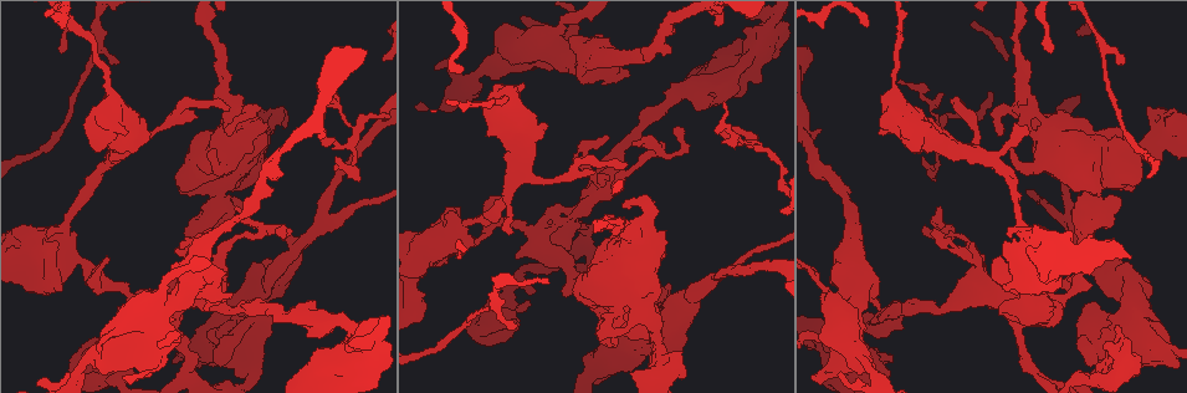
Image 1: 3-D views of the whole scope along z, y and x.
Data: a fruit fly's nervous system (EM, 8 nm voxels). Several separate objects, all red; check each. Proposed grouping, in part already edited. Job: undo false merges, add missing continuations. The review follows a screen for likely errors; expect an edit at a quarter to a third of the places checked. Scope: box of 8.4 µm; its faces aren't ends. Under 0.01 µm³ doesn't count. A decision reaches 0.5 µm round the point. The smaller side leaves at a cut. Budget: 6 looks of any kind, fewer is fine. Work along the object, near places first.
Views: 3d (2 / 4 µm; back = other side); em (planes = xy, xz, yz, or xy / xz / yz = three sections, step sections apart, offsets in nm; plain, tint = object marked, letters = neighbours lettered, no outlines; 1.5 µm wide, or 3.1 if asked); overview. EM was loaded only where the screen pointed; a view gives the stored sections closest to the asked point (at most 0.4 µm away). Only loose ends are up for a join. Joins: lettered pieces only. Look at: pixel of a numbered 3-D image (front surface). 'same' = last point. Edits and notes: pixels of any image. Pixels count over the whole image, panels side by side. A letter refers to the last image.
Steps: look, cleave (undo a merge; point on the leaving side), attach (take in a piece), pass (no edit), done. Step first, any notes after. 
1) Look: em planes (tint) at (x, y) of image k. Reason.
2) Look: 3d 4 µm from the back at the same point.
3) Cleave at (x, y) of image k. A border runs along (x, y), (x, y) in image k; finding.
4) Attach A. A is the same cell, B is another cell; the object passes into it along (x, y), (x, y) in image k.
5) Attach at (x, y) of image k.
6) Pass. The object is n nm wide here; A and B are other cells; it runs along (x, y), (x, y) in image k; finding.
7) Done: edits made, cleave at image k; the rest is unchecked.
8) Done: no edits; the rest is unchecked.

Look: 3d 4 µm at (633, 60) of image 1. Calibre changes.

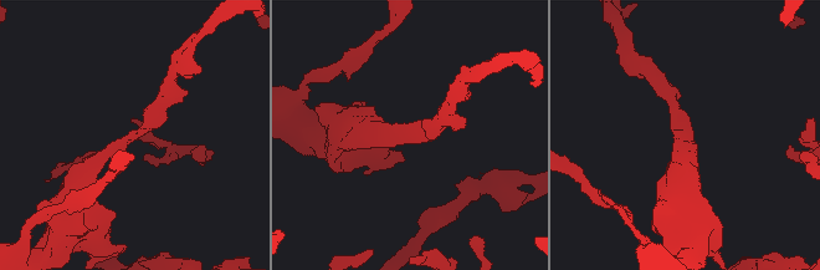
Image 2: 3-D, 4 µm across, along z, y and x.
Look: em planes (plain) at (409, 141) of image 2. The arms are 200, 320 nm wide; shape alone is not enough.

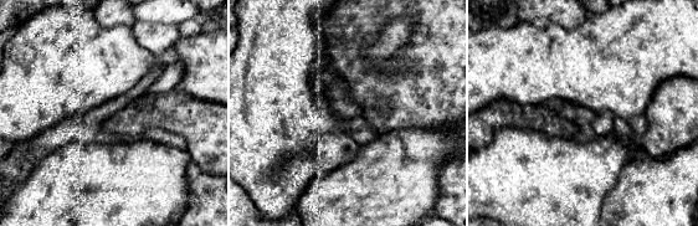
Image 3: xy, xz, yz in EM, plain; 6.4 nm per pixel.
Look: em planes (letters) at the same point.

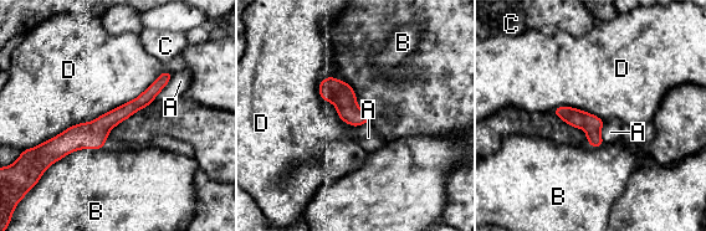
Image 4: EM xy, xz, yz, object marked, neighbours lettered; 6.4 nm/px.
Pass. The object is 120 nm wide here; A, B, C and D are other cells; continuous, no second cell.

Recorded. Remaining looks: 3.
Look: 3d 4 µm at (817, 133) of image 1. Branch stops here.

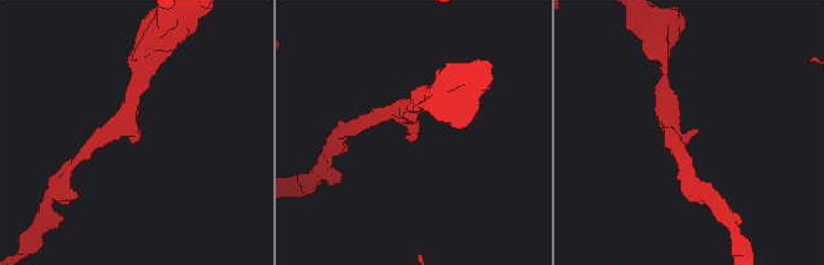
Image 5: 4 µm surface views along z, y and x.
Look: em planes (letters) at (135, 133) of image 5. The arms are 220, 280 nm wide; now the EM.

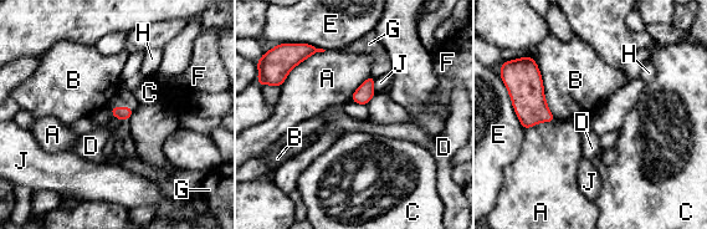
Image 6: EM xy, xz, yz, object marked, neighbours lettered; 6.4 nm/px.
Pass. The object is 110 nm wide here; A, B, C, D, E, F, G, H and J are other cells; a border runs along (375, 79), (374, 92) in image 6; no lettered piece goes on from it.

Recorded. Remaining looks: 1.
Done: no edits; the rest is unchecked.

